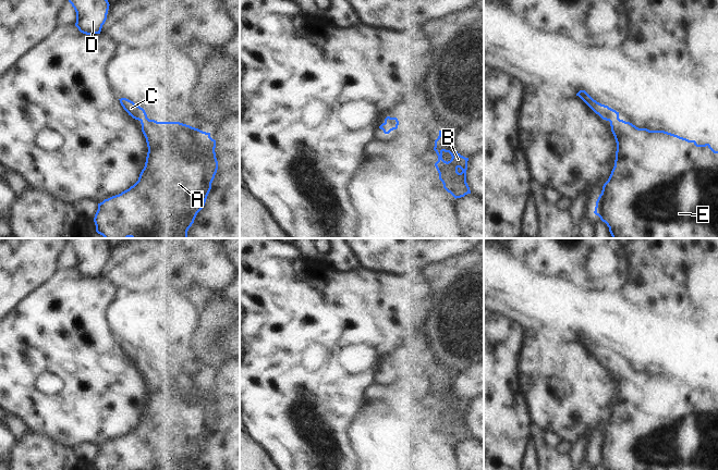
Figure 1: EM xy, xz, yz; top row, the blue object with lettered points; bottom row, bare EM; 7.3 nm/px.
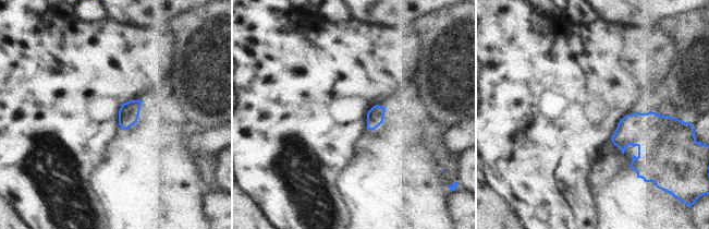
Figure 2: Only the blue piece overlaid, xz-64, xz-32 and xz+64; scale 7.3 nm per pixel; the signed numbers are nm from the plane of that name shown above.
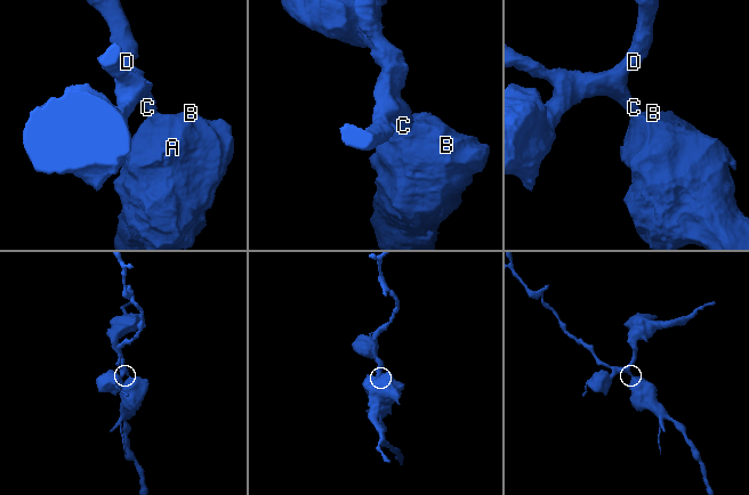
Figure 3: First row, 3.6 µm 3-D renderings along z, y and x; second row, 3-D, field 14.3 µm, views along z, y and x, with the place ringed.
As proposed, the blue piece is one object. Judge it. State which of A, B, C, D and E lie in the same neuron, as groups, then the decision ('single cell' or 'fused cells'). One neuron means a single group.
groups A B C D E; single cell

